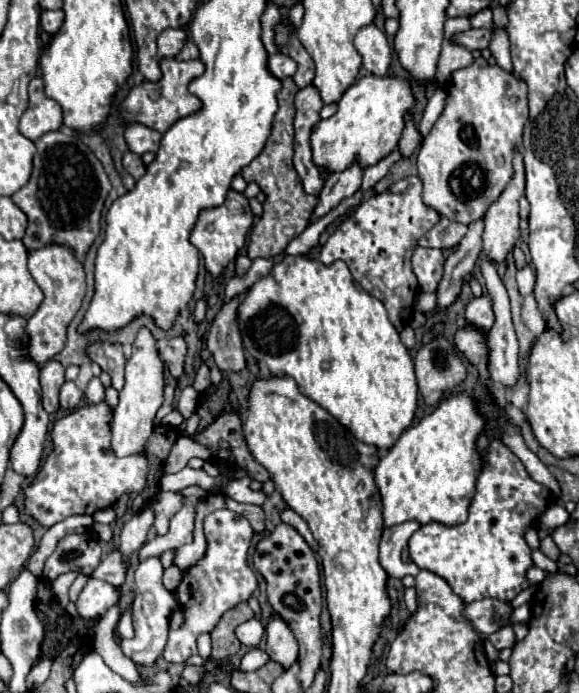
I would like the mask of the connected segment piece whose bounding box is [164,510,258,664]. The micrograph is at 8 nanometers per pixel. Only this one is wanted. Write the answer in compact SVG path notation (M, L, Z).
M217 510L204 520L204 532L208 538L204 558L182 572L182 582L174 590L174 596L184 612L184 622L180 628L170 630L170 638L164 648L164 660L172 664L184 664L190 656L198 654L198 636L214 630L226 610L234 608L242 600L248 600L258 588L254 570L248 566L248 550L254 538L250 522L232 510Z

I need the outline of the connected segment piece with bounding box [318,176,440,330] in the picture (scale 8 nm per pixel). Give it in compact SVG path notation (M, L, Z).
M418 176L402 178L392 184L388 192L364 200L328 238L318 254L318 260L326 266L336 260L344 260L354 280L370 296L384 304L394 328L402 330L414 312L412 304L418 294L418 280L412 272L410 258L418 238L422 238L438 222L438 218L438 212L422 204L422 180L418 180Z

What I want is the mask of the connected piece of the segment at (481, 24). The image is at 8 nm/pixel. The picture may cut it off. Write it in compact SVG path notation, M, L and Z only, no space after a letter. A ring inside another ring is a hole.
M489 8L481 10L474 16L470 17L472 28L494 28L492 12Z

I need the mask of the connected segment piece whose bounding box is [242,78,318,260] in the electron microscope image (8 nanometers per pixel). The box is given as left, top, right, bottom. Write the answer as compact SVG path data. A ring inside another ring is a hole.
M284 78L282 80L282 88L278 92L278 112L274 116L274 124L272 124L272 134L268 136L268 142L264 146L264 150L242 170L244 180L256 180L258 186L262 188L262 192L266 194L264 200L264 214L262 218L256 222L256 226L252 228L250 234L250 242L248 242L248 258L272 258L278 252L282 252L286 248L286 244L298 236L308 224L310 224L310 216L314 210L314 204L318 202L316 196L308 196L302 190L300 178L292 166L292 138L294 138L294 128L292 128L292 120L294 120L294 96L296 96L298 88L294 84L292 78Z

